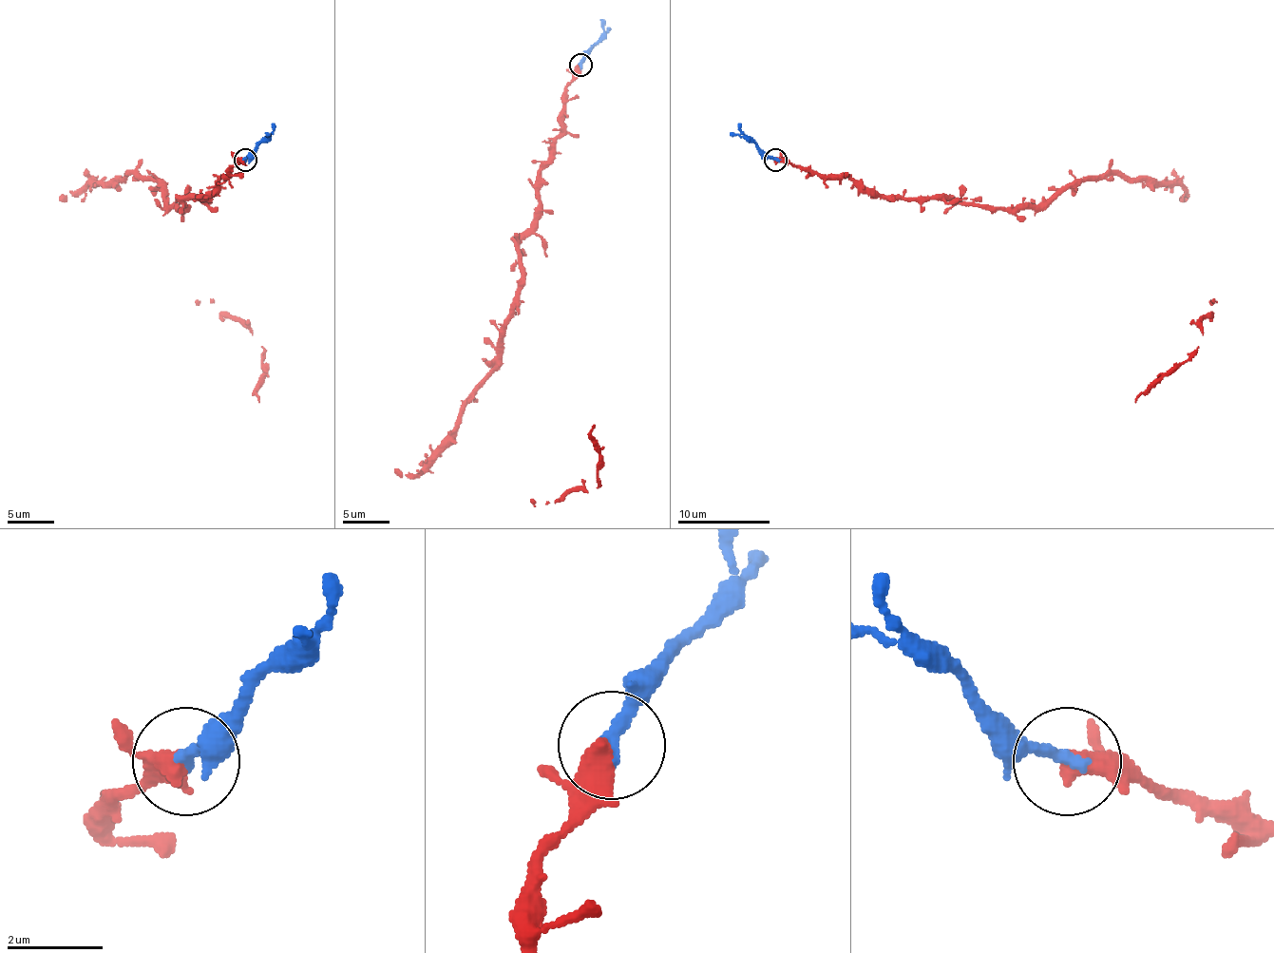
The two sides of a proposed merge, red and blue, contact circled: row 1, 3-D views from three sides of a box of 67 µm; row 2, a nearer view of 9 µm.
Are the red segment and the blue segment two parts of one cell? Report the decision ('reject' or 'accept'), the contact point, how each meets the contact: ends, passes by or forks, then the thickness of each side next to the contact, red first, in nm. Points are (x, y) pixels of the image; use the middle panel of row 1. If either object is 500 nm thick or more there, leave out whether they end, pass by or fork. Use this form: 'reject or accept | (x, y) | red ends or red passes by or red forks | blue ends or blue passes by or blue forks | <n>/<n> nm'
accept | (580, 65) | 500/280 nm

